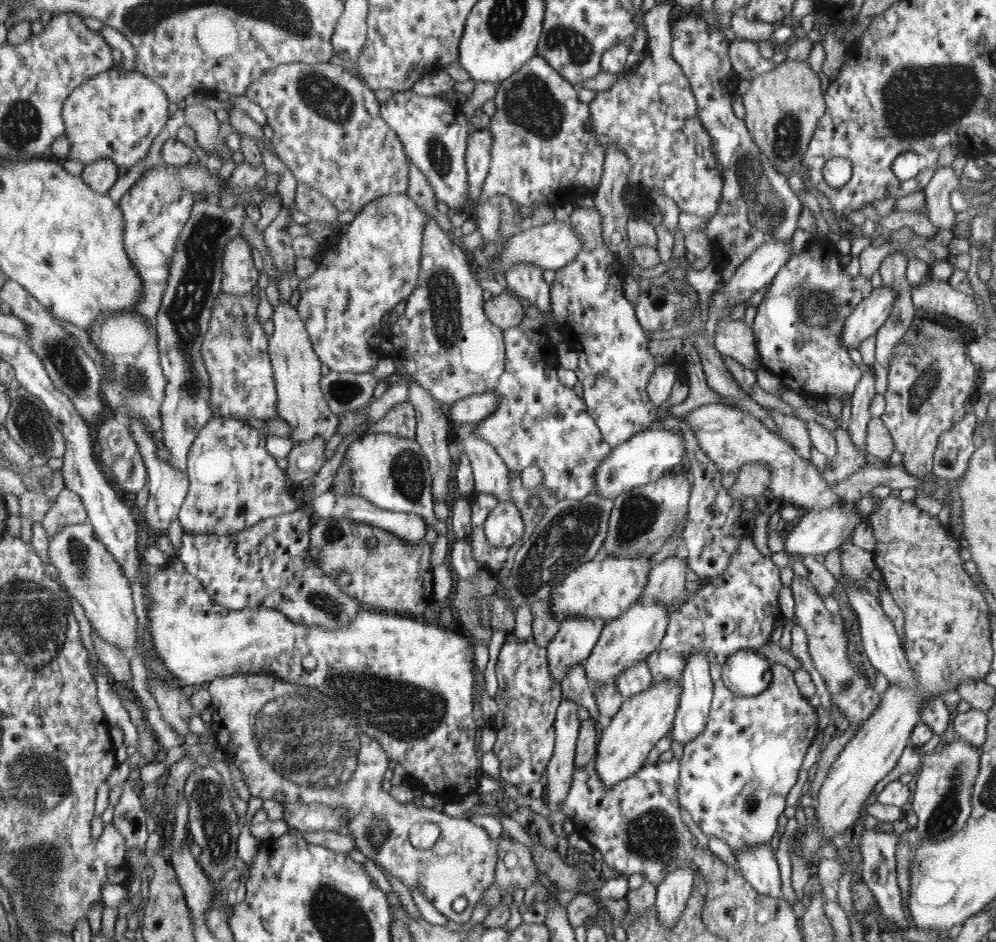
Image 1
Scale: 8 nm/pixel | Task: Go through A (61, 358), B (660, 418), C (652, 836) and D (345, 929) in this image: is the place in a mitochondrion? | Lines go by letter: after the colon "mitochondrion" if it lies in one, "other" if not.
A: mitochondrion
B: other
C: mitochondrion
D: mitochondrion

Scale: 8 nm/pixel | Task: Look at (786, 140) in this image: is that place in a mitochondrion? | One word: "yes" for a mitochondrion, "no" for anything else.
yes

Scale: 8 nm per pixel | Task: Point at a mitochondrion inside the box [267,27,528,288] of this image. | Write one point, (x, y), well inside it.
(333, 102)

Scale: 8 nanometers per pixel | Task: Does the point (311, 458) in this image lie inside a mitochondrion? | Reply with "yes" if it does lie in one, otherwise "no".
no

